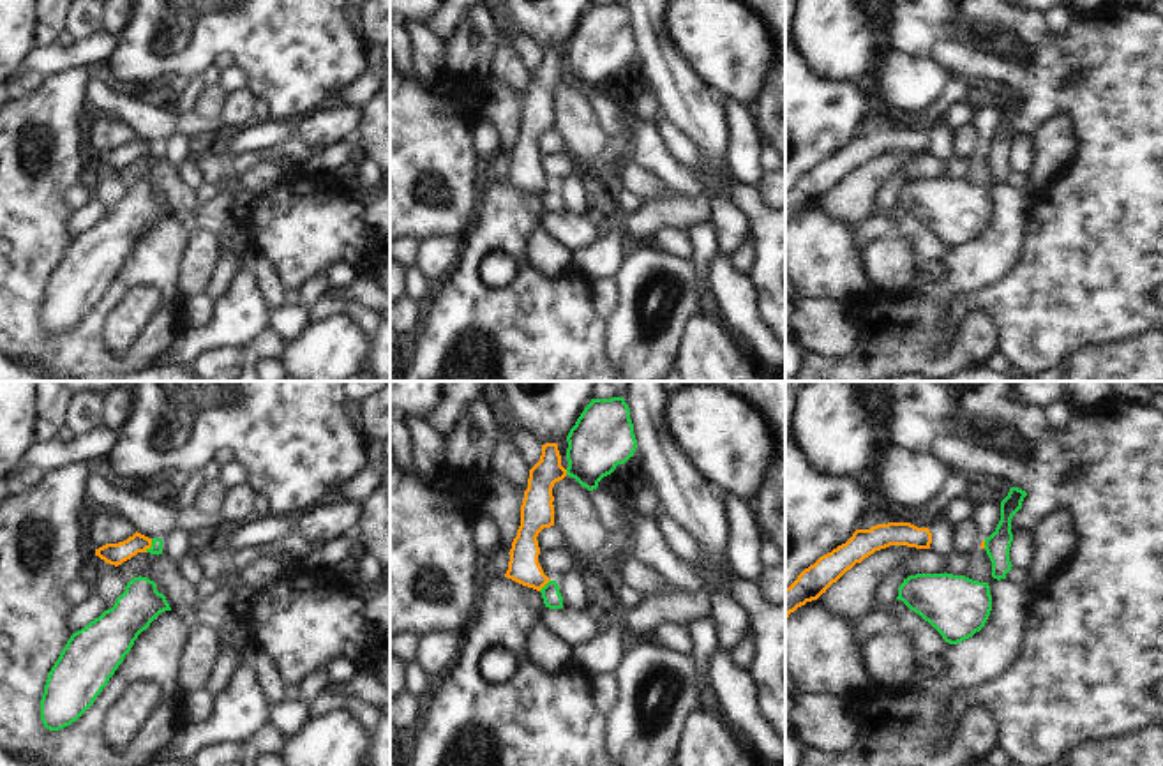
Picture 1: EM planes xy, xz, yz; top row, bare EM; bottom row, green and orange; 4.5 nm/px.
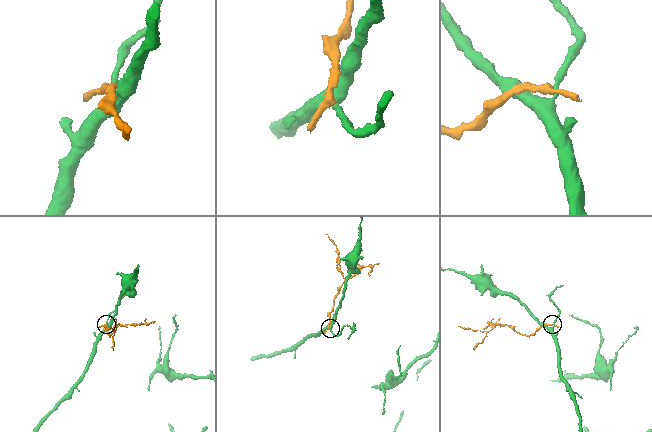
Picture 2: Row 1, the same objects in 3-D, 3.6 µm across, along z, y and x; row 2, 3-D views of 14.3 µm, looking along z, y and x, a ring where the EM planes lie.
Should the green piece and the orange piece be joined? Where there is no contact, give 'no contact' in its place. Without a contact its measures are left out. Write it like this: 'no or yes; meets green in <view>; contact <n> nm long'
no; meets green in xy; contact 70 nm long

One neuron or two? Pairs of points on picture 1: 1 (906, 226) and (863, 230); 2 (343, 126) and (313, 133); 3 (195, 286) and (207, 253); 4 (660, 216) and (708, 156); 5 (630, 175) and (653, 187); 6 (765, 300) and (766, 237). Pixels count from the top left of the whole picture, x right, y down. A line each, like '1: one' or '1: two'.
1: two
2: one
3: one
4: one
5: one
6: one

